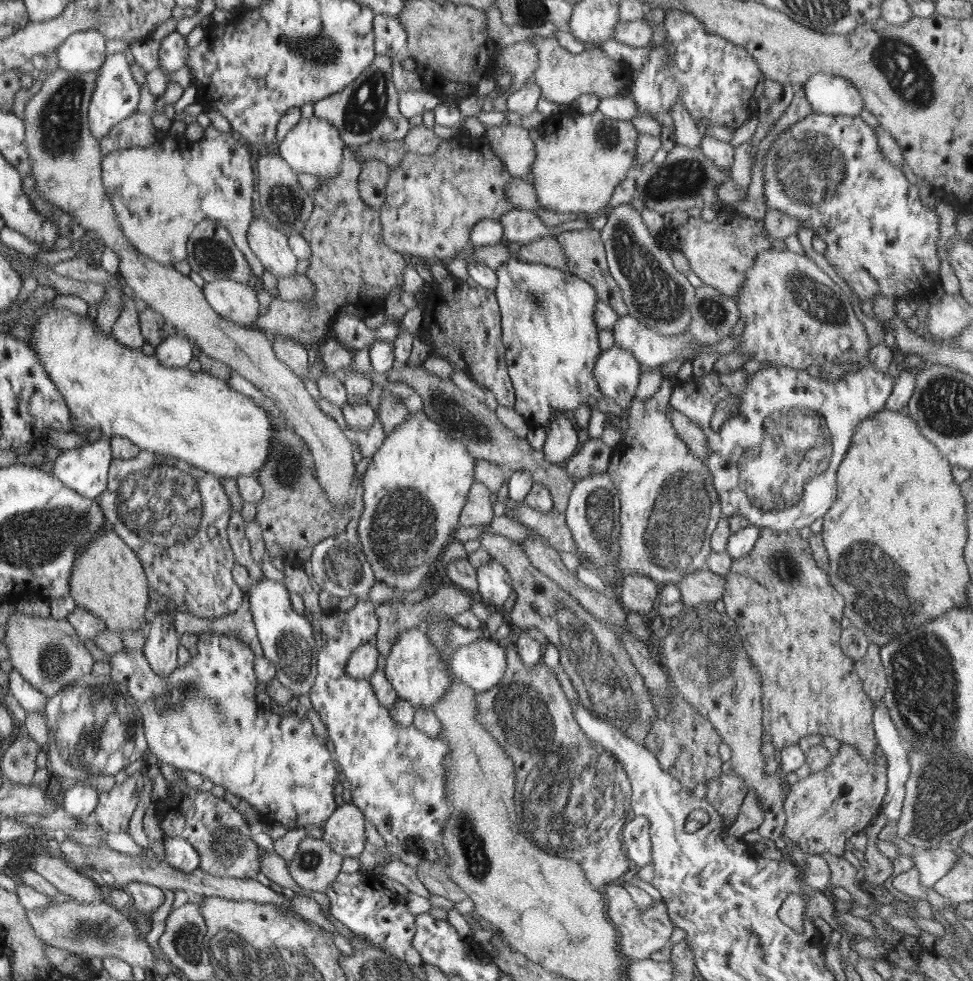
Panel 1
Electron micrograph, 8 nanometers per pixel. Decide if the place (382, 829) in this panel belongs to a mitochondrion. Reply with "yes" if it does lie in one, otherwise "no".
no

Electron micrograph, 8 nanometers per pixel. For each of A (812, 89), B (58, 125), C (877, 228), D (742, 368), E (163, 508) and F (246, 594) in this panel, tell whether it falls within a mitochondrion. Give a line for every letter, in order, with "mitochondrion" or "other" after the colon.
A: other
B: mitochondrion
C: other
D: other
E: mitochondrion
F: other

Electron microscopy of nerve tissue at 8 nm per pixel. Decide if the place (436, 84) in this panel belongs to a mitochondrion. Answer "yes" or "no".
no

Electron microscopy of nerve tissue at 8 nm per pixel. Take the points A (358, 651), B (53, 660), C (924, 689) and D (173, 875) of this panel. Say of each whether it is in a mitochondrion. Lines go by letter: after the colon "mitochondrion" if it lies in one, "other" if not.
A: other
B: mitochondrion
C: mitochondrion
D: other

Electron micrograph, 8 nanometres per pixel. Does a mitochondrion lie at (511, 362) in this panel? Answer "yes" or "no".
no

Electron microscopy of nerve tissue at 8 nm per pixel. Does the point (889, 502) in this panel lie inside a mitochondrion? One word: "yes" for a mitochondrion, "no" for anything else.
no

